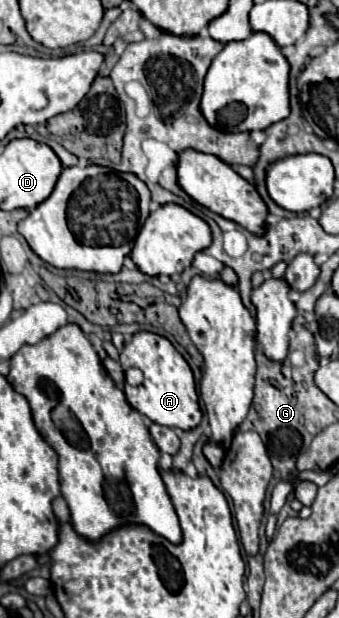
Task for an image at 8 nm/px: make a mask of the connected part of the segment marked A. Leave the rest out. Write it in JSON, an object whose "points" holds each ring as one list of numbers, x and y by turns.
{"points":[[136,333,130,343,124,345,122,353,119,356,122,369,138,367,144,373,144,383,140,387,124,387,126,399,132,409,140,411,146,415,150,421,166,427,176,427,182,431,190,431,200,425,202,421,202,409,198,403,198,393,196,393,196,383,190,365,186,359,174,349,174,345,156,333]]}

